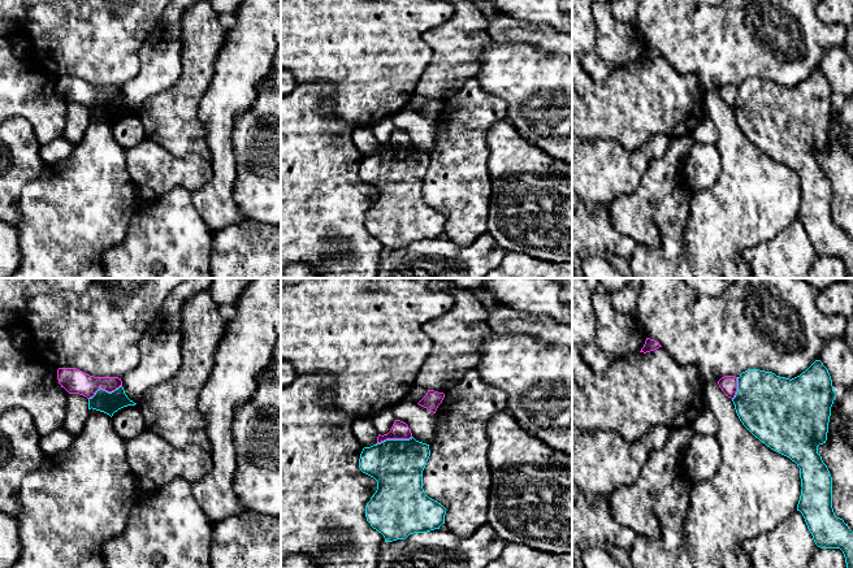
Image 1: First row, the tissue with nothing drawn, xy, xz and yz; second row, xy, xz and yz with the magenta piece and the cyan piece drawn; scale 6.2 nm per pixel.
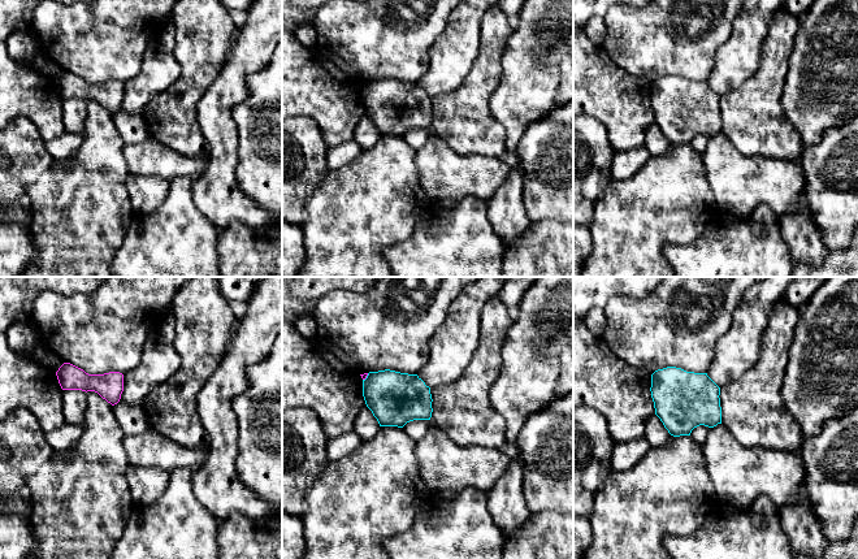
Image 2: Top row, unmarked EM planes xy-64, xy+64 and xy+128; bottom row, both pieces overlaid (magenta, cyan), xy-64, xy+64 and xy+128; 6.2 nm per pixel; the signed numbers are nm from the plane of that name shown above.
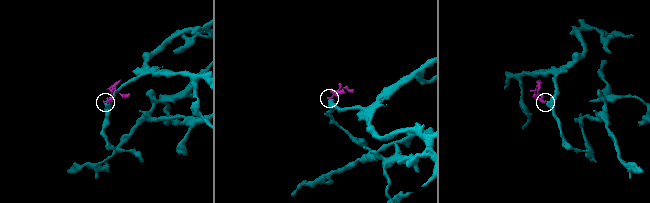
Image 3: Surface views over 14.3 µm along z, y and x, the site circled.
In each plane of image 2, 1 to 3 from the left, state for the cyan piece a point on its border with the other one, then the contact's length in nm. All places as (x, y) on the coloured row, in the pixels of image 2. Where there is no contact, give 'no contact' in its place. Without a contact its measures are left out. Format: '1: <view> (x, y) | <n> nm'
1: no contact
2: xy+64 (365, 377) | 60 nm
3: no contact

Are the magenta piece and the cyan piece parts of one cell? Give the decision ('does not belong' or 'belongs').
does not belong

